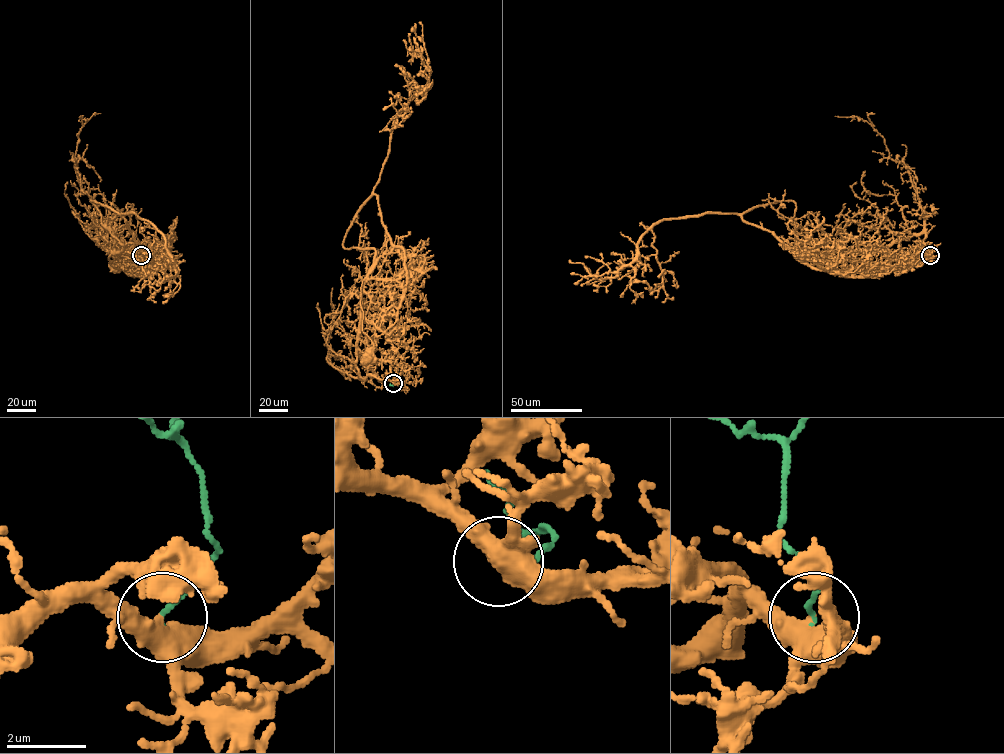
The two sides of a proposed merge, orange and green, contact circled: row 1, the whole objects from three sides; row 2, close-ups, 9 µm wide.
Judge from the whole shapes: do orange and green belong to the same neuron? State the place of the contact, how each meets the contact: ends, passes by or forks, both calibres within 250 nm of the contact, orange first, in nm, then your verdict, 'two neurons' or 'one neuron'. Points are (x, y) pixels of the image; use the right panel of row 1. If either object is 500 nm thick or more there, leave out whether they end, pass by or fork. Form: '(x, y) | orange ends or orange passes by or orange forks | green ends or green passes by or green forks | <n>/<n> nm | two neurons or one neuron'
(930, 255) | orange passes by | green ends | 480/120 nm | one neuron

